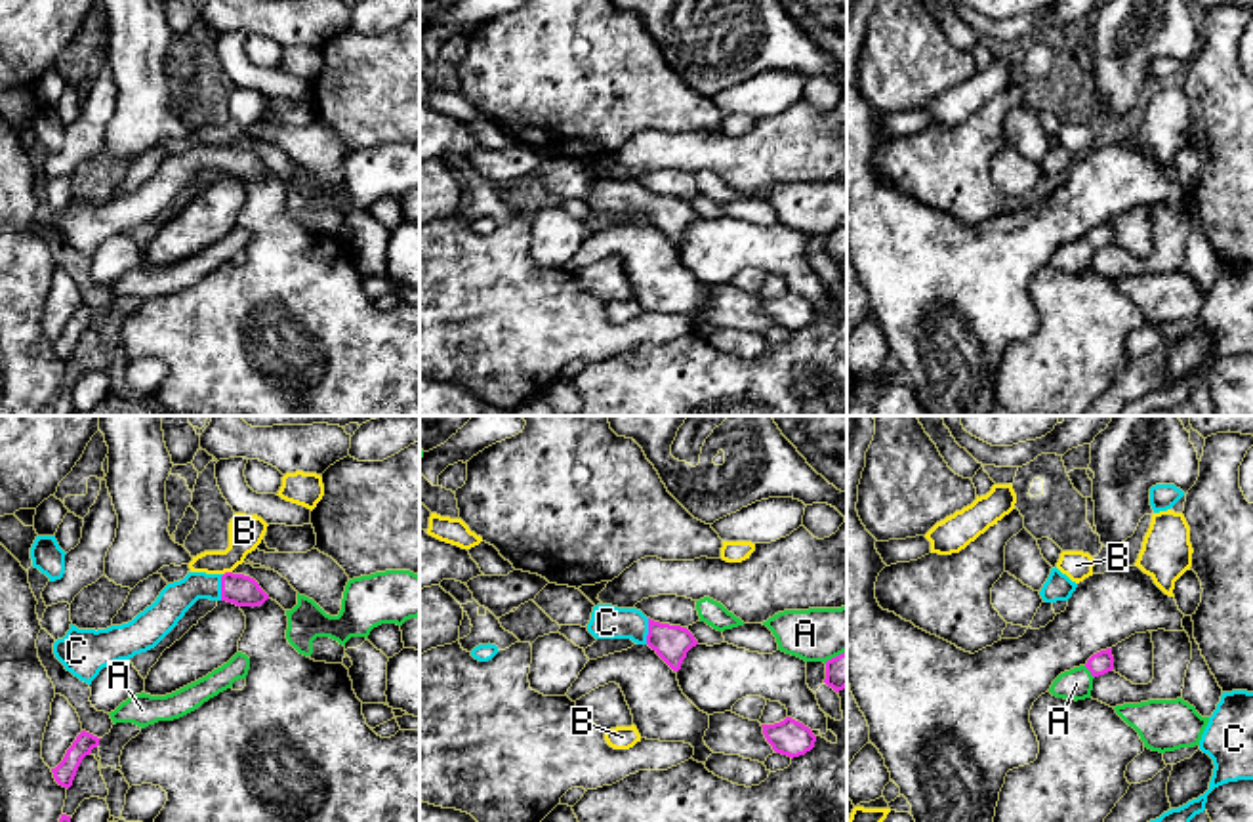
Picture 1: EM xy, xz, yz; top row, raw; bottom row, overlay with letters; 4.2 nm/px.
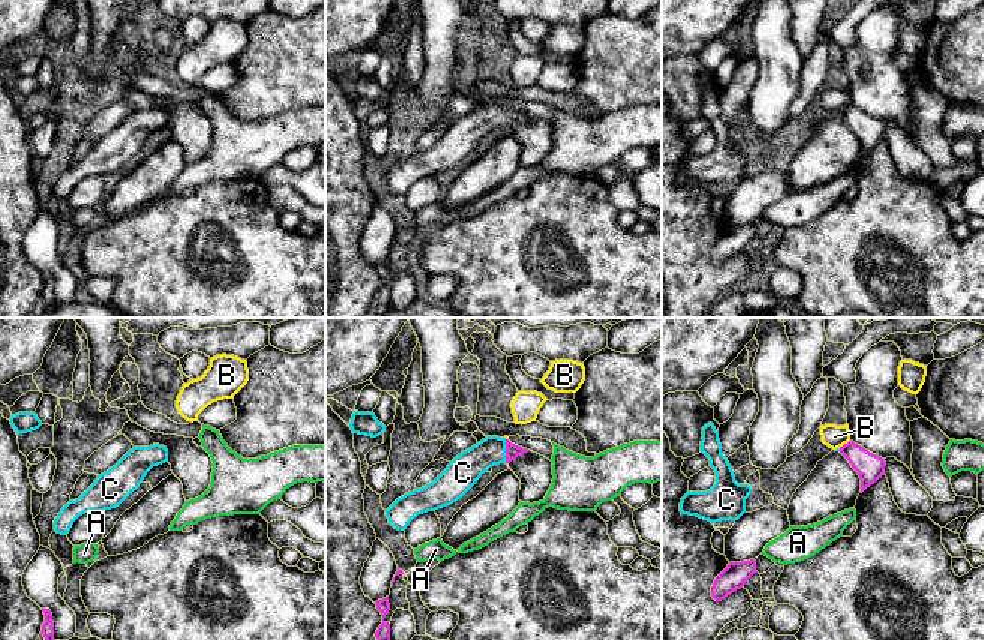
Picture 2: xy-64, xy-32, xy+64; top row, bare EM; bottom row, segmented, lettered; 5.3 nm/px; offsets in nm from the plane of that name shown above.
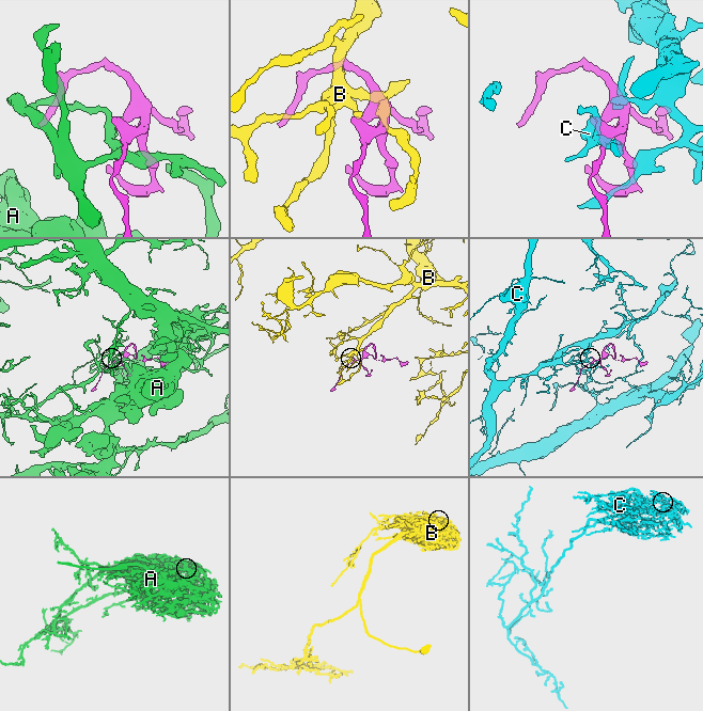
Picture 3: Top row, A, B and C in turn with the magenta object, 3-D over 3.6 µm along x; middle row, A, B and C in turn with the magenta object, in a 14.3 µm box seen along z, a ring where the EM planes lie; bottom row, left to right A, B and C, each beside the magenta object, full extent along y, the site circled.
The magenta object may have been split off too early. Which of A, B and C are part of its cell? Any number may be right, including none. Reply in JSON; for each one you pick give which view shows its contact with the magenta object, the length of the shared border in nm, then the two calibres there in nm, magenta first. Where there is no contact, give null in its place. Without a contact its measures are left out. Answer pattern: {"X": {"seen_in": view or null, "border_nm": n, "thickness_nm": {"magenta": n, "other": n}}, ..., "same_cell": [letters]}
{"C": {"seen_in": "xy", "border_nm": 110, "thickness_nm": {"magenta": 130, "other": 140}}, "same_cell": ["C"]}

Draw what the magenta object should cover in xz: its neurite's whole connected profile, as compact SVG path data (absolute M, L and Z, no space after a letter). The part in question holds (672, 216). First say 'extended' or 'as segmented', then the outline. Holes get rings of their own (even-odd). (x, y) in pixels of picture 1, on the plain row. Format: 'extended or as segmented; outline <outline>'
extended; outline M612 177L593 179L587 204L595 212L631 212L637 217L648 217L673 244L681 242L687 225L698 217L687 200L660 196L637 181Z

